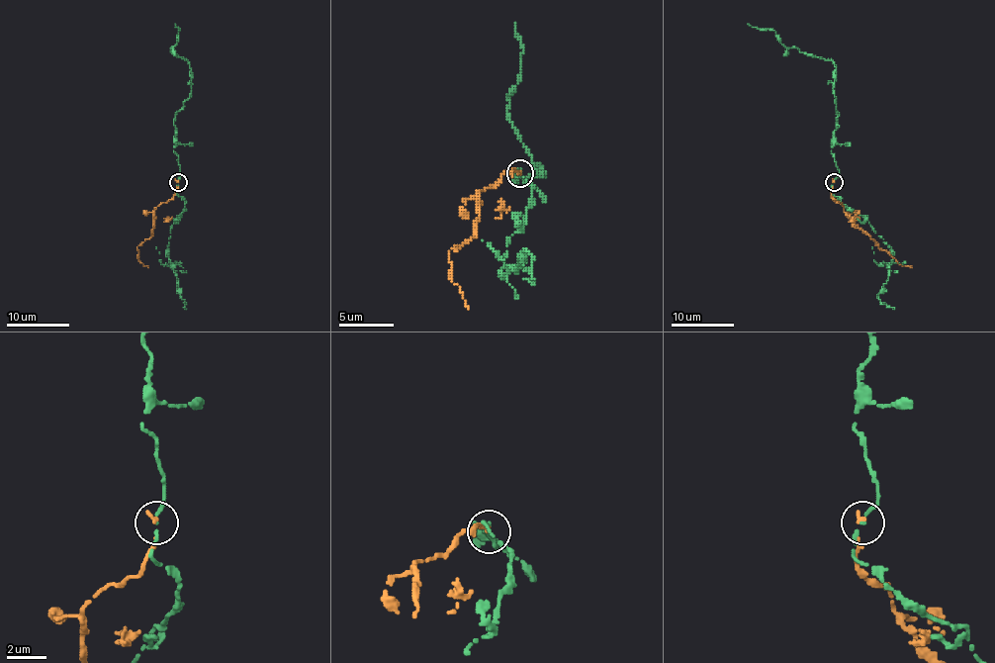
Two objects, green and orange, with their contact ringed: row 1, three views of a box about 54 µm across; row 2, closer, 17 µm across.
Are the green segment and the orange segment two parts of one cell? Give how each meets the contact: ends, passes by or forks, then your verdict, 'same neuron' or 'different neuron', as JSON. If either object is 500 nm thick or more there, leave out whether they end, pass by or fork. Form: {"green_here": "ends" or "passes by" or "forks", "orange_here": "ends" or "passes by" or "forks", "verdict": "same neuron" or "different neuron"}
{"green_here": "ends", "orange_here": "ends", "verdict": "different neuron"}

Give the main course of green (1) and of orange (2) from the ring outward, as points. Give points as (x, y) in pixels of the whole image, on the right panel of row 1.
1: (834, 182), (839, 169), (831, 150), (836, 65), (796, 47), (785, 47), (774, 30), (747, 24)
2: (834, 182), (831, 196), (842, 204), (844, 212), (899, 264), (912, 267)

